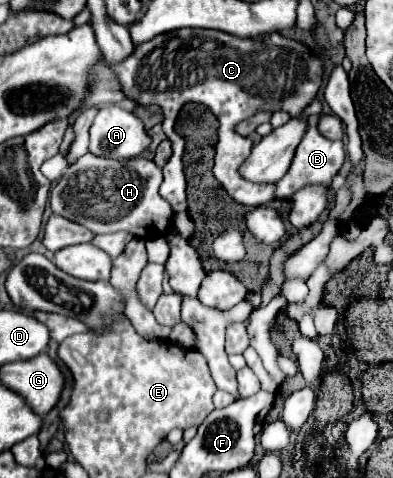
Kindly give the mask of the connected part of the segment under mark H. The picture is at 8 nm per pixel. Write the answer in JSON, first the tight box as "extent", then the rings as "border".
{"extent":[50,154,172,240],"border":[[[86,154],[70,164],[60,182],[52,188],[50,208],[54,214],[74,220],[96,234],[124,230],[146,240],[166,234],[172,222],[170,204],[158,194],[160,182],[162,170],[152,160],[110,160]]]}

